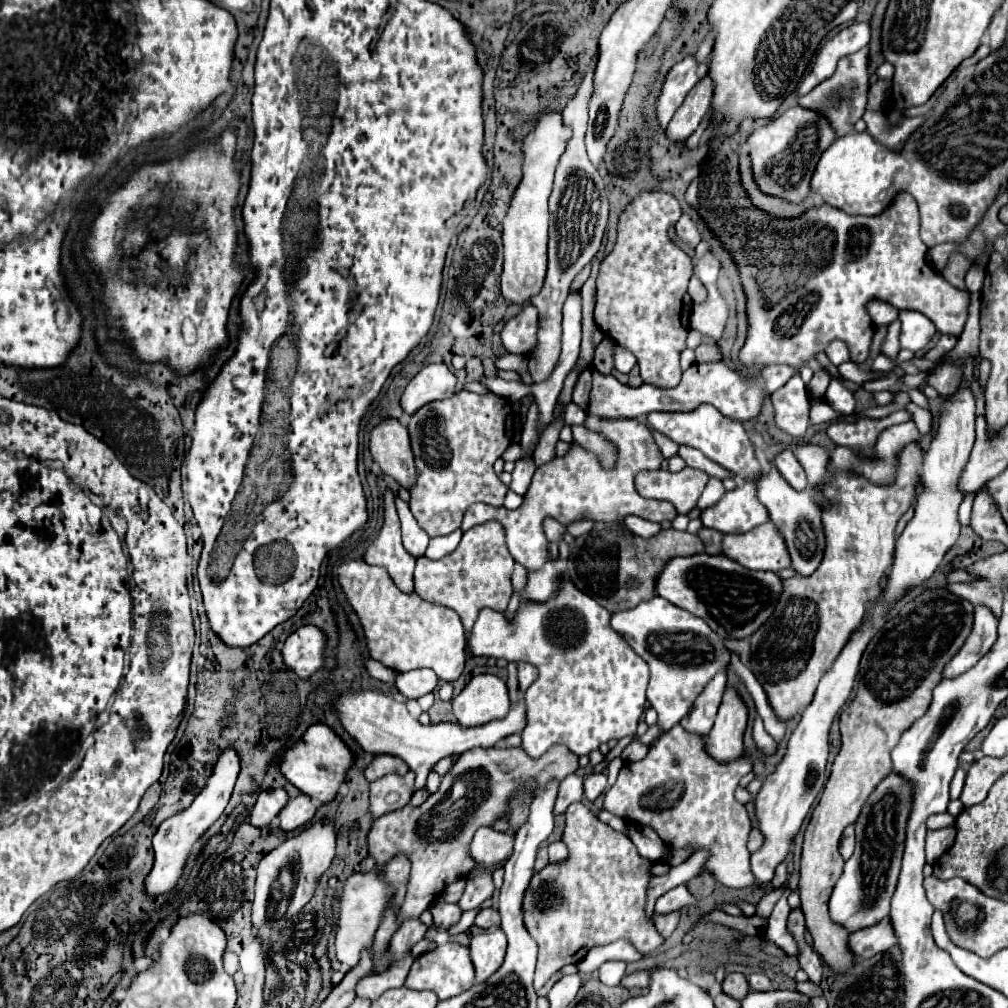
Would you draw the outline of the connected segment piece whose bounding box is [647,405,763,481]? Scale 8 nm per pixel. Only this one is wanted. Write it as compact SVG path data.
M703 405L697 411L691 413L649 413L647 415L647 427L651 431L657 431L677 445L689 445L699 451L703 451L709 459L725 467L733 477L743 481L757 481L759 475L763 475L763 469L755 457L755 449L743 429L741 423L731 423L729 419L721 419L719 411Z

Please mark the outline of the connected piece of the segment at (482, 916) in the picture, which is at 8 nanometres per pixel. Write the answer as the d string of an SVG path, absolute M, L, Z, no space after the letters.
M481 909L475 917L475 925L479 929L491 929L491 927L499 927L501 923L501 917L499 917L499 911L497 909Z

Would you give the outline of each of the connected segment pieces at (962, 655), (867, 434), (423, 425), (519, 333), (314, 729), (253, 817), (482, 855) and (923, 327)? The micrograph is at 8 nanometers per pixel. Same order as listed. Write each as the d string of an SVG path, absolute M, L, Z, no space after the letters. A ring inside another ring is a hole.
M977 605L975 607L975 623L973 631L967 637L961 651L947 663L943 677L955 677L975 665L997 641L997 617L991 613L989 607Z
M893 411L883 419L857 419L851 423L845 423L845 419L839 419L837 423L833 423L827 429L827 435L837 443L837 445L845 445L845 447L853 447L853 449L863 449L863 451L871 451L871 445L875 443L877 435L891 425L903 423L911 419L907 411Z
M455 393L453 397L429 403L427 407L421 407L415 415L411 415L407 429L411 435L411 447L415 453L417 481L411 487L409 509L411 509L413 517L417 519L419 527L429 537L449 535L455 529L459 529L463 513L471 503L487 503L493 507L503 505L503 499L505 499L509 489L495 475L493 463L511 445L513 421L515 421L515 417L513 417L511 403L495 393L487 393L487 395Z
M527 303L519 315L509 319L501 331L501 343L507 353L531 353L537 345L539 313Z
M315 723L301 735L301 739L293 747L285 751L285 755L281 757L279 769L283 777L301 793L309 795L313 801L329 803L335 799L337 789L345 781L345 775L351 769L353 761L355 759L349 747L333 733L333 729L323 723Z
M285 789L261 791L255 807L249 813L249 823L255 827L267 827L279 815L279 811L285 807L287 799L289 797L287 797Z
M479 827L469 845L469 857L477 863L477 869L487 869L505 859L511 853L513 837L499 835L499 831L491 831L491 827Z
M899 311L899 319L901 319L899 339L903 349L911 349L911 351L923 349L937 331L933 323L919 311Z

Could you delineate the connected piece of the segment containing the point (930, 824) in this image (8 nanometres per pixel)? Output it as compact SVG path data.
M939 813L939 815L931 815L931 817L927 819L927 829L935 831L935 829L943 829L943 827L949 827L951 823L953 823L951 815L947 815L947 813Z

